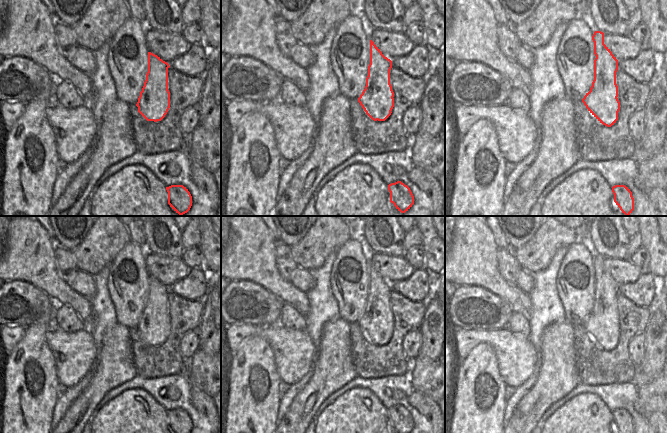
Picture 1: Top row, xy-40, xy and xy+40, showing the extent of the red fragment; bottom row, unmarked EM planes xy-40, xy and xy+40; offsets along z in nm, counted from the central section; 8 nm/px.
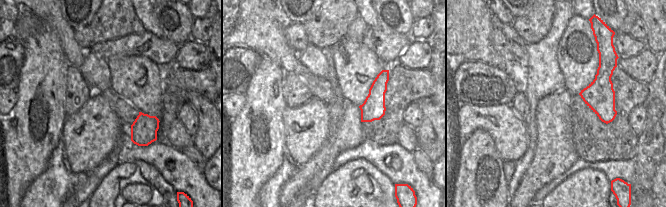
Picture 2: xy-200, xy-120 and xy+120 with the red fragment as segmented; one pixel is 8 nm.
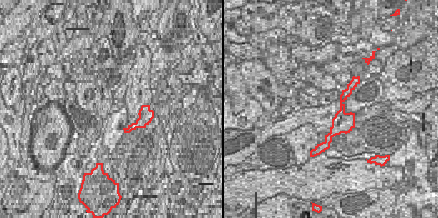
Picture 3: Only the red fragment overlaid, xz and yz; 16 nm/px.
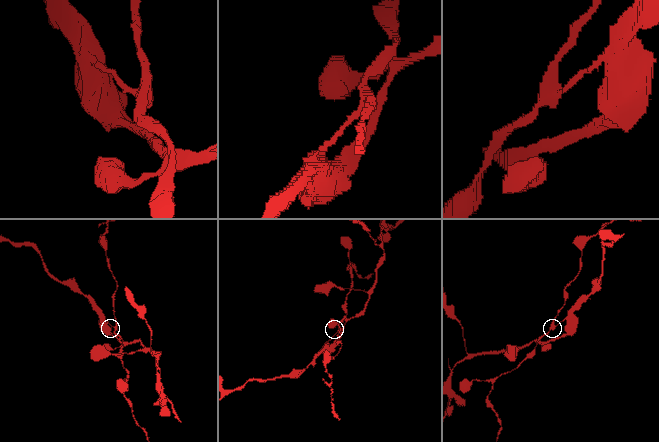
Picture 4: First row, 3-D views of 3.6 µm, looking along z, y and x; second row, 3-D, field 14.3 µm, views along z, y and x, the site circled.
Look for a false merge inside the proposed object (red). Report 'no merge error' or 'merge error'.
merge error

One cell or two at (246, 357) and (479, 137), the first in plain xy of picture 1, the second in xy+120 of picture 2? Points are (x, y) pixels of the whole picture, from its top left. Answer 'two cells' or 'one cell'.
one cell

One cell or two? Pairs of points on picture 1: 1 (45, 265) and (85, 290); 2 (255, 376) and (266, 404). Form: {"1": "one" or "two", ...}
{"1": "two", "2": "one"}

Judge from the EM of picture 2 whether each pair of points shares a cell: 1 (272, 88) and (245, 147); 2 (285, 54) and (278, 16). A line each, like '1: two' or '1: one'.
1: one
2: two

